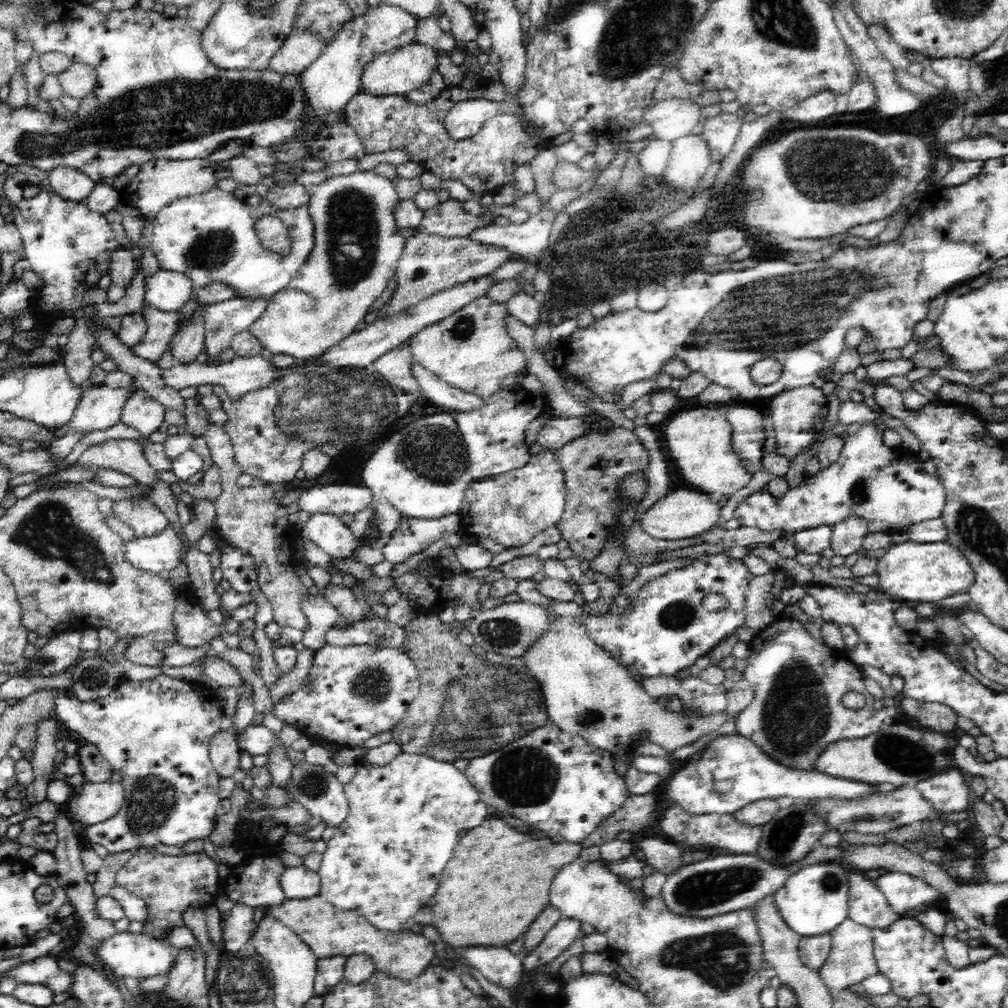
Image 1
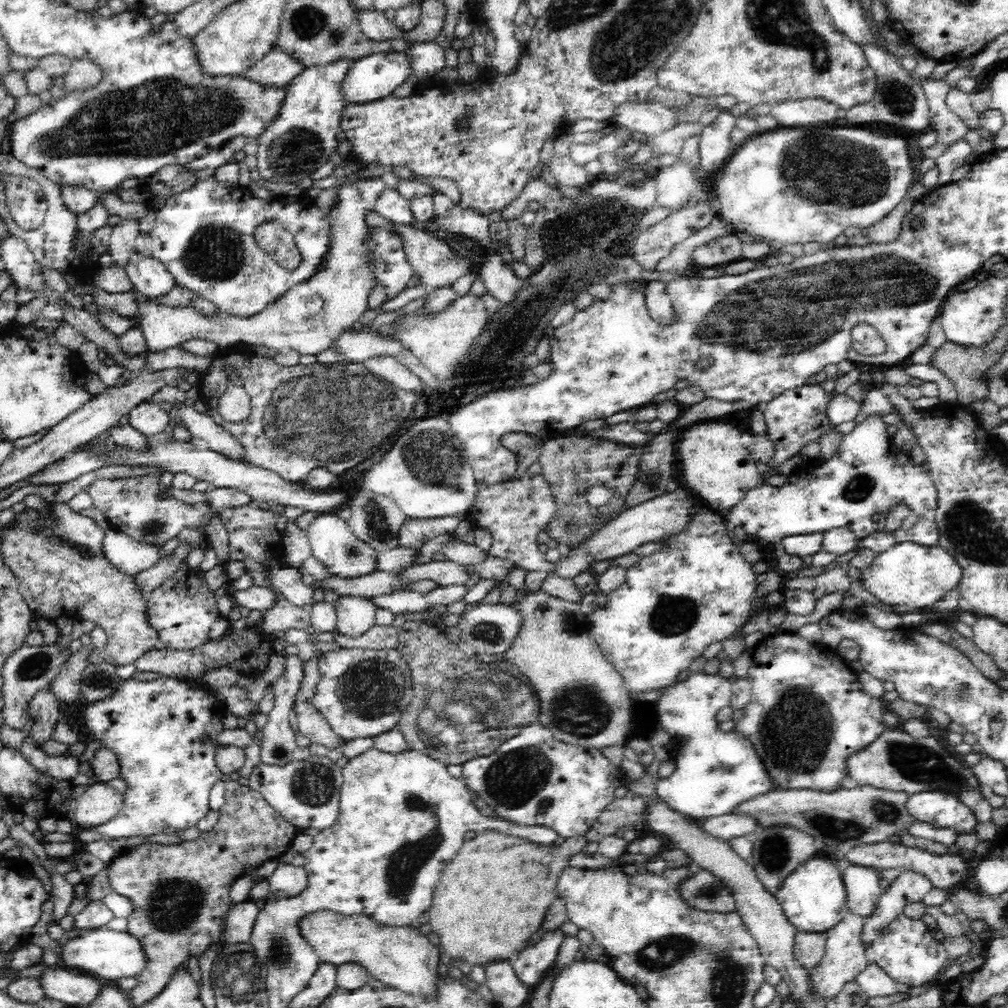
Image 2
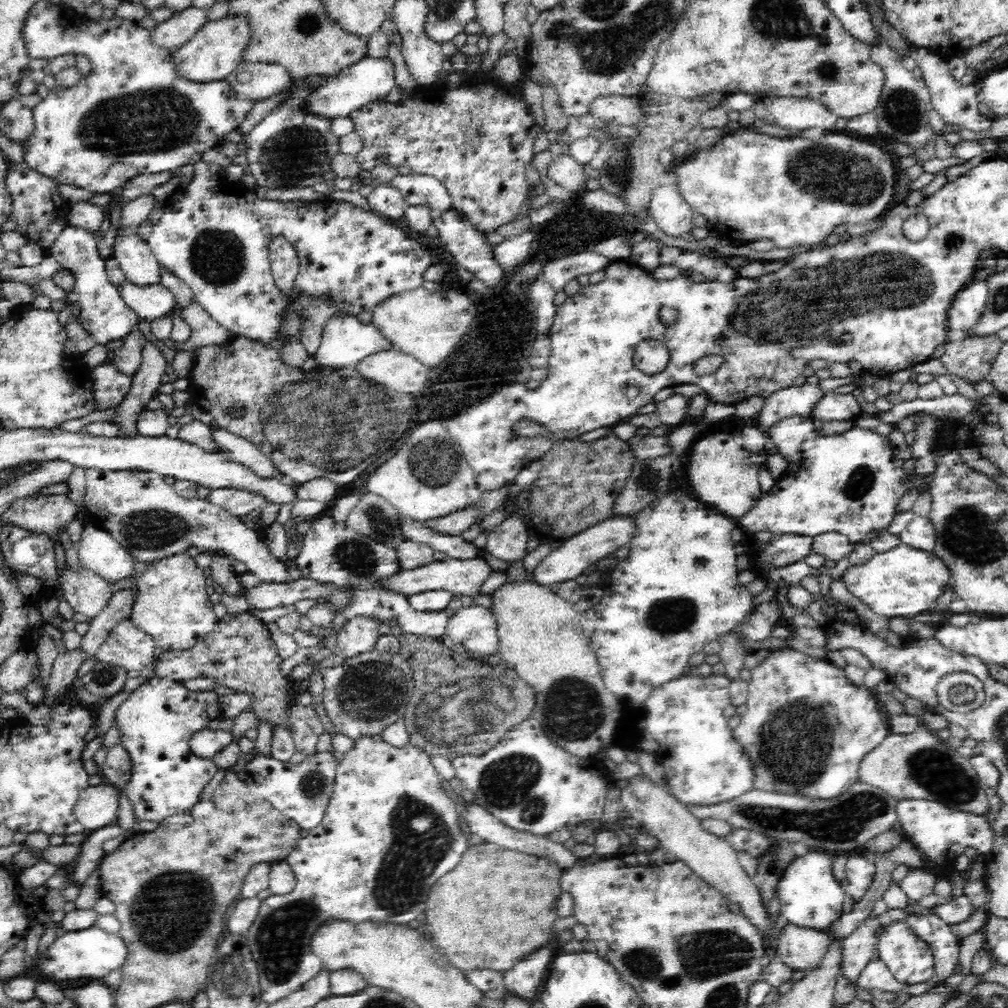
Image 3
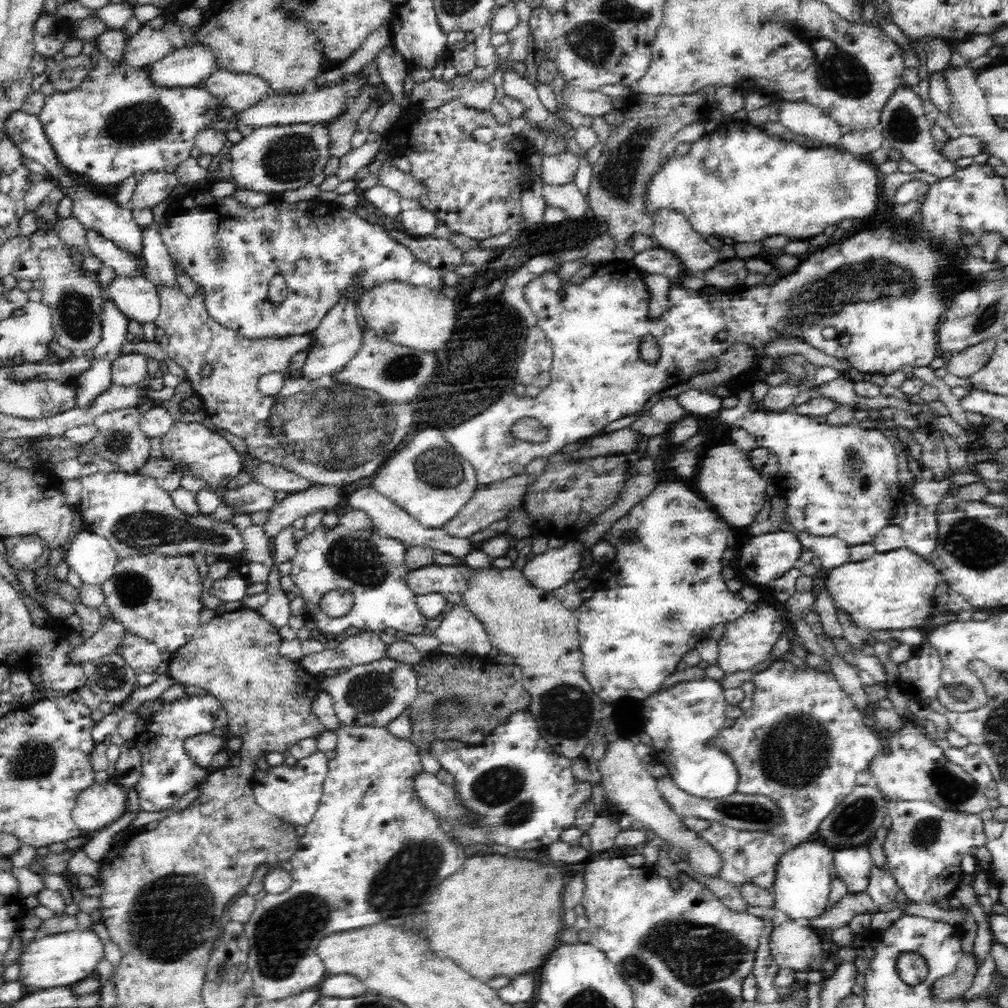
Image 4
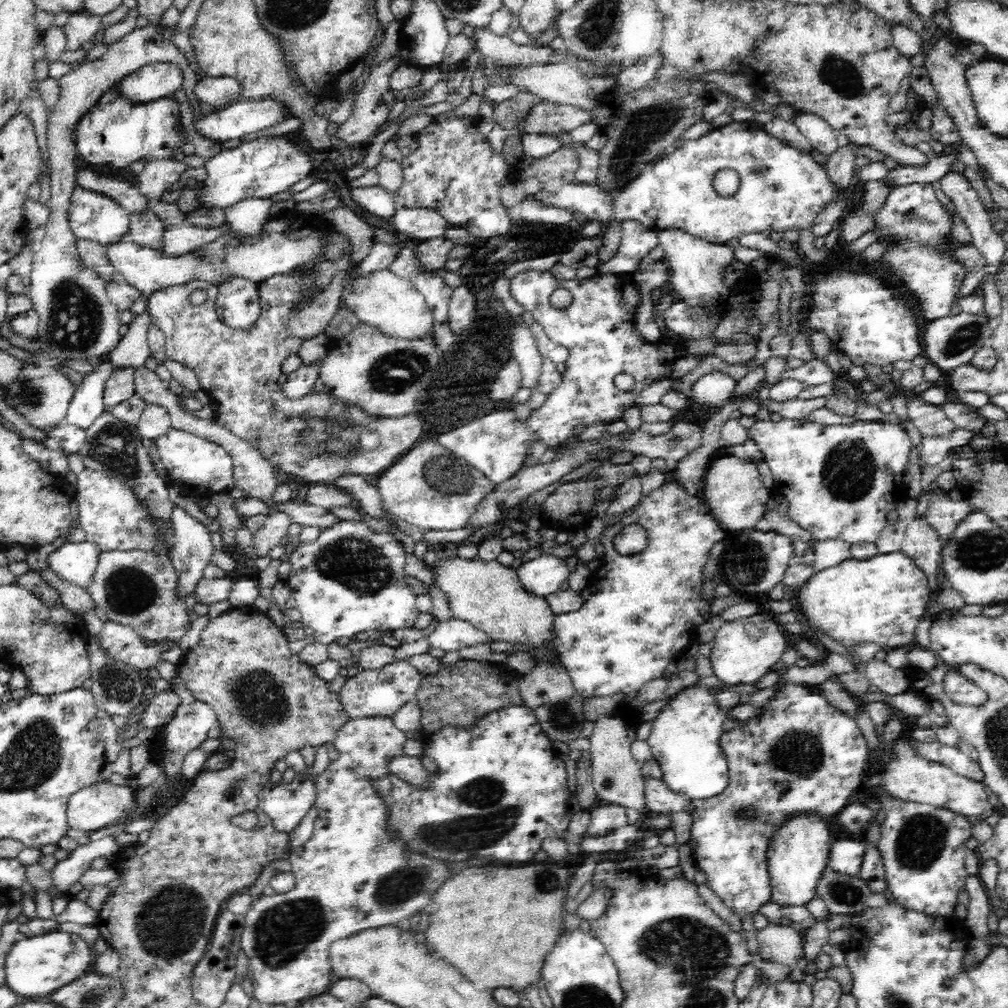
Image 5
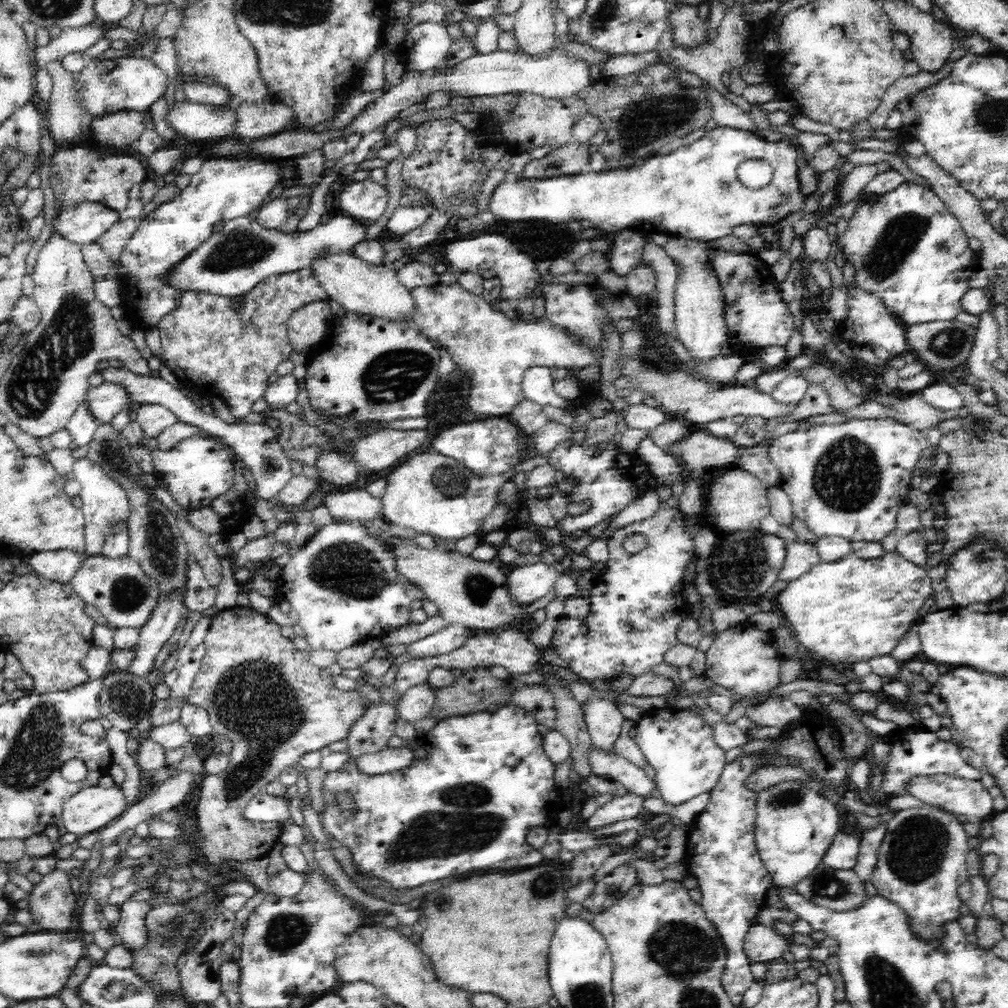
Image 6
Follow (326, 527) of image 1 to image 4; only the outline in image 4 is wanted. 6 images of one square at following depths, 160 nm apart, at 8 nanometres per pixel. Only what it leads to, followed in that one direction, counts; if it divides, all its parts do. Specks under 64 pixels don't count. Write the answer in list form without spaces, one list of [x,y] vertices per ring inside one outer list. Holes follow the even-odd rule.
[[[321,524],[297,542],[297,553],[291,559],[290,576],[302,593],[305,620],[314,621],[320,634],[318,638],[322,638],[324,641],[328,638],[334,638],[350,626],[374,633],[402,630],[405,634],[422,634],[429,618],[424,616],[415,604],[417,595],[409,589],[406,582],[406,575],[410,571],[405,565],[406,549],[407,547],[400,540],[386,537],[377,530],[352,530],[350,527],[344,527],[340,524],[332,528],[326,528]],[[336,589],[349,590],[354,595],[354,606],[342,618],[332,618],[319,609],[321,596]]]

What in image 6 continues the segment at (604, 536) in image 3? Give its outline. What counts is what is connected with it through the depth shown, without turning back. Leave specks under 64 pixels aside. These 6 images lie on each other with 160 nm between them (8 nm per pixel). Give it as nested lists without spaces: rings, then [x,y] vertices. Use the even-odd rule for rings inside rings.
[[[545,557],[536,564],[515,567],[508,574],[505,588],[508,589],[508,597],[512,597],[512,601],[528,606],[551,592],[552,586],[556,584],[556,578],[558,564]]]

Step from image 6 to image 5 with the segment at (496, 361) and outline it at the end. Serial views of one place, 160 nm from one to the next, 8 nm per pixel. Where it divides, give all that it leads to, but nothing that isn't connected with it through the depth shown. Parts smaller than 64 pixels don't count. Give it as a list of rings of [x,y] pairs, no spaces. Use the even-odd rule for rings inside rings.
[[[460,285],[452,290],[452,296],[449,298],[449,329],[454,334],[460,334],[468,330],[468,326],[476,324],[476,302],[470,288]],[[510,354],[510,360],[498,370],[498,374],[494,376],[492,384],[490,384],[490,398],[494,402],[506,402],[510,404],[510,400],[514,393],[520,388],[522,380],[522,371],[516,359]]]

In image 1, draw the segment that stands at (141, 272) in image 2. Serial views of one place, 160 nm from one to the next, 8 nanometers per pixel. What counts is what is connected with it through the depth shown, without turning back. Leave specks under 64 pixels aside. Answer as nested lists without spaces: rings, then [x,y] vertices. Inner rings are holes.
[[[158,270],[145,277],[145,302],[164,312],[180,311],[190,300],[194,290],[192,281],[184,273]]]

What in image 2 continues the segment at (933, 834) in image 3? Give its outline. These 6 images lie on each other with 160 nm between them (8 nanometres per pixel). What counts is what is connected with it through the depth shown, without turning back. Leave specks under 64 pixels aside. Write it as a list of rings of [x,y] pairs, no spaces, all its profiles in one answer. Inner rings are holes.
[[[924,792],[909,796],[908,812],[916,822],[927,822],[940,828],[952,828],[957,834],[972,834],[978,823],[972,811],[956,794]]]

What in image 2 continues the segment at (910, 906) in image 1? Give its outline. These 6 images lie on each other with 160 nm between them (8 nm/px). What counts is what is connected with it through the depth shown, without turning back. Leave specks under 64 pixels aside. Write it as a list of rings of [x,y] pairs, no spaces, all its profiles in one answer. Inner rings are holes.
[[[901,870],[900,875],[882,891],[874,912],[865,919],[861,939],[864,948],[872,945],[895,918],[904,915],[906,904],[921,902],[932,887],[924,874]]]

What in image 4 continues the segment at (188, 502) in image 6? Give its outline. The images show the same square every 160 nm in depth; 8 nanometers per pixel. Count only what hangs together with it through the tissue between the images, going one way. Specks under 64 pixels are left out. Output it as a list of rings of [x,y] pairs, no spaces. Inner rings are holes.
[[[175,422],[161,439],[163,457],[170,463],[185,466],[184,474],[192,474],[205,480],[212,490],[217,486],[226,487],[229,480],[242,469],[242,458],[226,437],[223,437],[217,430],[208,429],[202,423]]]

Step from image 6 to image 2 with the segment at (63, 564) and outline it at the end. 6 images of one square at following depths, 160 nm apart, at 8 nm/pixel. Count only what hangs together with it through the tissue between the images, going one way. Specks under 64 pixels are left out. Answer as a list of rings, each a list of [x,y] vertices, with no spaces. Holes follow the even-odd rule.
[[[112,528],[102,540],[102,551],[110,563],[130,575],[150,568],[162,558],[162,546],[138,542]]]

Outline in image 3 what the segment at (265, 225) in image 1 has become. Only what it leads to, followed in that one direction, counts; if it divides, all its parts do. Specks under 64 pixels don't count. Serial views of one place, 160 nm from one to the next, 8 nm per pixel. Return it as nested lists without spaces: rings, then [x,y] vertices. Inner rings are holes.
[[[274,238],[269,246],[269,262],[276,287],[282,293],[288,293],[294,288],[297,280],[300,262],[294,246],[286,238]]]

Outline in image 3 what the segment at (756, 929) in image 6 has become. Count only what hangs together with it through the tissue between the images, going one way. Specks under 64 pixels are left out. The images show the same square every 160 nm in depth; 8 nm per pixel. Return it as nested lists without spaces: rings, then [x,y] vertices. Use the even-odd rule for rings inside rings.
[[[786,923],[776,942],[775,959],[794,971],[811,971],[820,966],[830,944],[830,938],[823,931]]]

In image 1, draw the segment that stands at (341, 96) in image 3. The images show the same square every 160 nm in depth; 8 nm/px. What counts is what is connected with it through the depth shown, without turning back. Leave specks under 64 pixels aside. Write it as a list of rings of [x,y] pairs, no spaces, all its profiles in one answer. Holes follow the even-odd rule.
[[[410,43],[396,48],[389,55],[377,55],[372,62],[368,62],[360,78],[360,90],[377,97],[405,94],[424,86],[434,72],[438,72],[438,49]]]

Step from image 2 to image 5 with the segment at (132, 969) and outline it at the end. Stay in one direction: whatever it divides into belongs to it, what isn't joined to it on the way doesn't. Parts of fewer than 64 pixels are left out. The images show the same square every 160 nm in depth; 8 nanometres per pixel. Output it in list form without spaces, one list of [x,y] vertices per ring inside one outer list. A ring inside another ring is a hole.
[[[60,931],[34,937],[23,937],[5,958],[6,985],[20,996],[44,996],[74,982],[94,967],[94,954],[87,934],[67,934]]]

